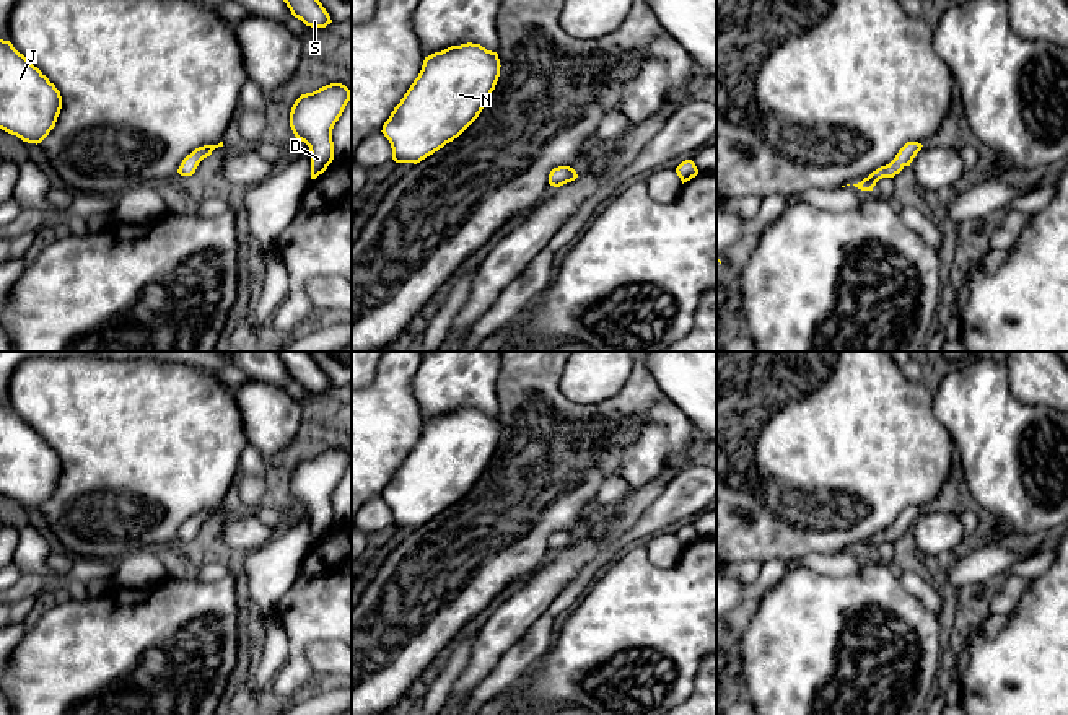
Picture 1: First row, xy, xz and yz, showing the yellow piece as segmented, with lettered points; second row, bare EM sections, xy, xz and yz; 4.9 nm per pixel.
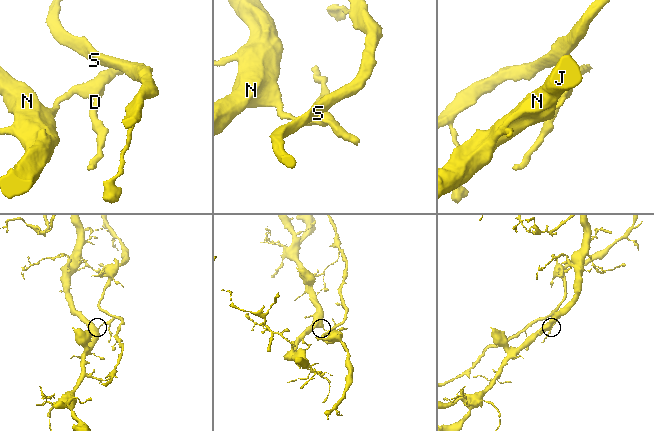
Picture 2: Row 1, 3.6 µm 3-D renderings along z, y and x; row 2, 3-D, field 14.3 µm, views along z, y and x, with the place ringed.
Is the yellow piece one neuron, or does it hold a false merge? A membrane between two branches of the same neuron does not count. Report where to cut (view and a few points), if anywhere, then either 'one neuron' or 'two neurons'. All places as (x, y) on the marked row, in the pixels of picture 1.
xy (199, 157), (191, 153), (183, 162) | two neurons

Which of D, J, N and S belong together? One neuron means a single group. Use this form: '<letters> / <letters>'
D S / J N

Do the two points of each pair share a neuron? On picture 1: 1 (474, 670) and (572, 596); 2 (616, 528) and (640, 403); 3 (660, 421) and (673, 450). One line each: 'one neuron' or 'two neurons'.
1: two neurons
2: two neurons
3: one neuron

